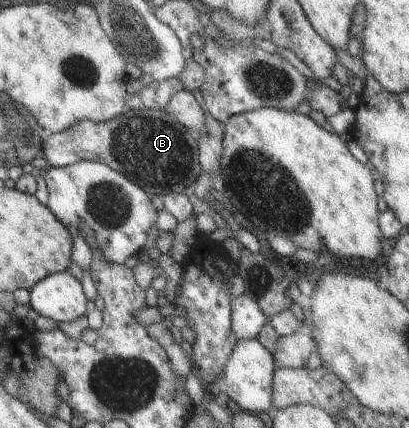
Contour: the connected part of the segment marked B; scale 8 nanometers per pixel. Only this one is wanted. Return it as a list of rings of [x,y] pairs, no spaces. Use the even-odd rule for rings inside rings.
[[[144,107],[127,110],[109,121],[94,122],[84,119],[66,130],[53,133],[44,141],[43,156],[47,157],[50,167],[65,167],[77,161],[96,161],[133,182],[140,190],[149,195],[165,195],[168,193],[184,193],[189,185],[196,182],[202,171],[198,158],[198,131],[182,126],[173,113],[167,113],[158,107]]]

